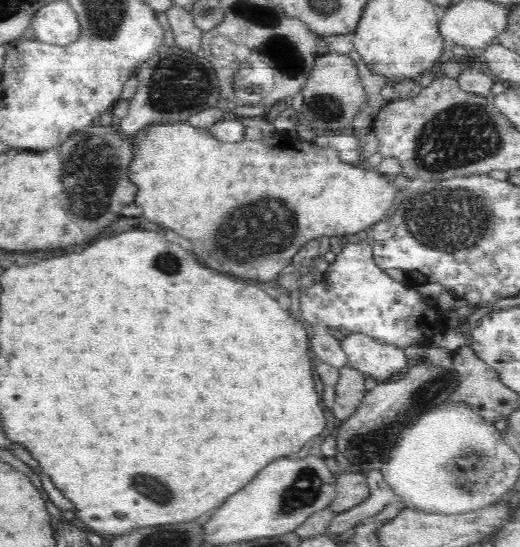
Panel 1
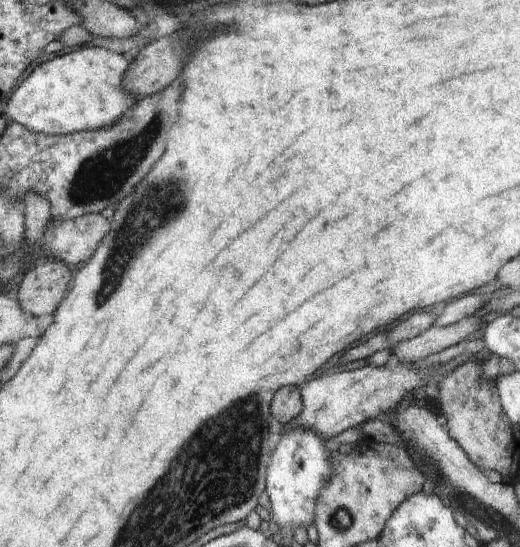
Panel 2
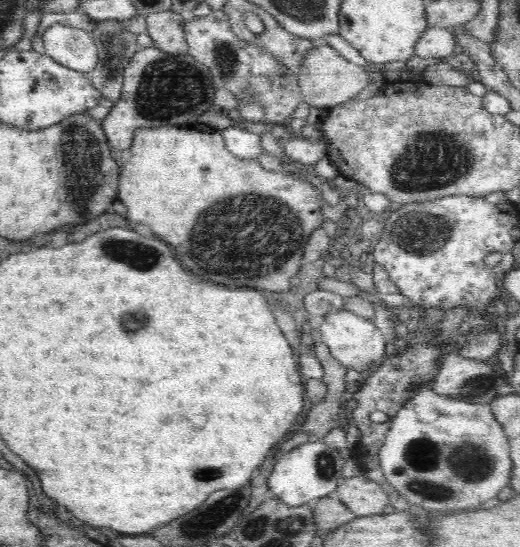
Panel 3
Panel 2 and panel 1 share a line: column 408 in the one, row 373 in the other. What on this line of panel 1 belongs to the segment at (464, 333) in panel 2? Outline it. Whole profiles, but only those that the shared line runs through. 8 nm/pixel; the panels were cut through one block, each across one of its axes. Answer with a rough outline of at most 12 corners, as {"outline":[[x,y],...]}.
{"outline":[[340,368],[332,414],[345,421],[366,396],[365,375]]}

